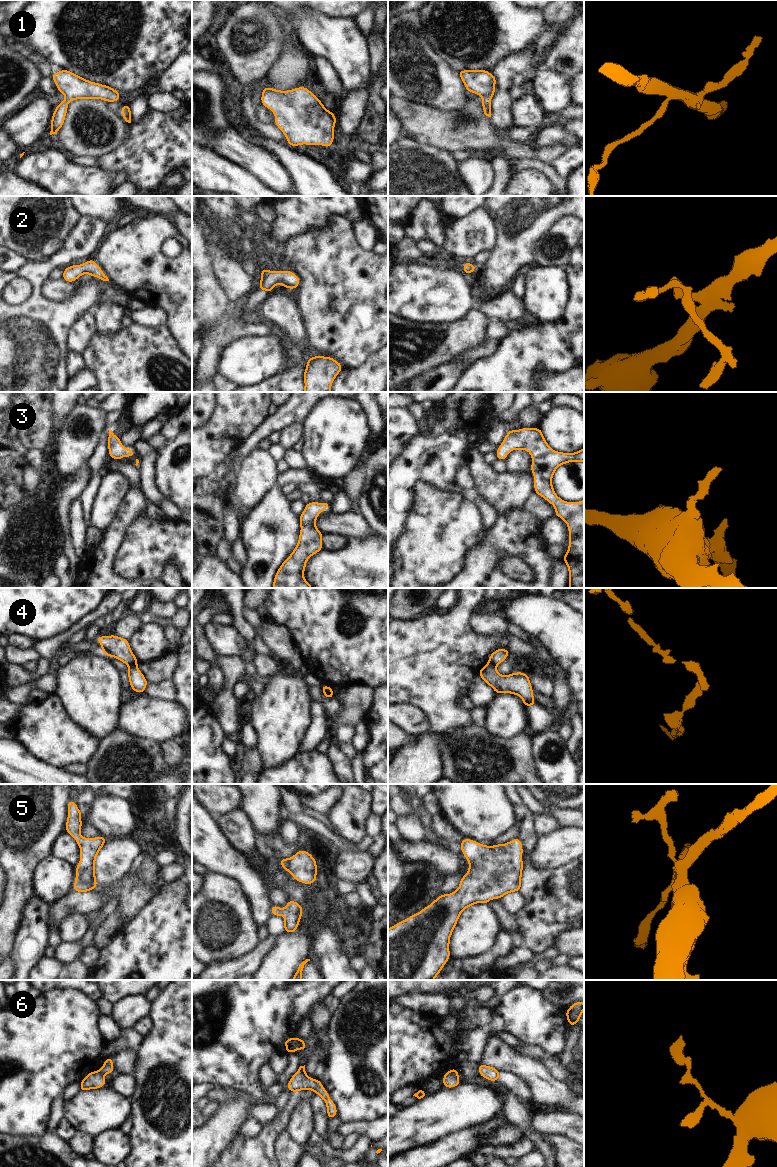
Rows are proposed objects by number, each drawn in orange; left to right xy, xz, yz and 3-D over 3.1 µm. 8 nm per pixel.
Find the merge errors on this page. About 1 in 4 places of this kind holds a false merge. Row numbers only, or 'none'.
4, 6

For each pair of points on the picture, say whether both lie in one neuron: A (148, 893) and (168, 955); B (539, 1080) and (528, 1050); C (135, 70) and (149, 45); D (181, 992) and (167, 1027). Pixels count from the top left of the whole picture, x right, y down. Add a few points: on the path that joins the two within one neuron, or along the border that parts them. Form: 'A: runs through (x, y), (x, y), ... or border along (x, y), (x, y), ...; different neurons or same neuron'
A: border along (161, 888), (161, 891), (135, 917); different neurons
B: border along (513, 1047), (541, 1062); different neurons
C: runs through (135, 64), (135, 59), (143, 51); same neuron
D: runs through (181, 1001), (181, 1013), (176, 1018); same neuron

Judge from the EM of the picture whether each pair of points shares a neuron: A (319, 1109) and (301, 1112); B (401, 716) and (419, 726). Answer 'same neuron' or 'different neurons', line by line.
A: different neurons
B: same neuron

